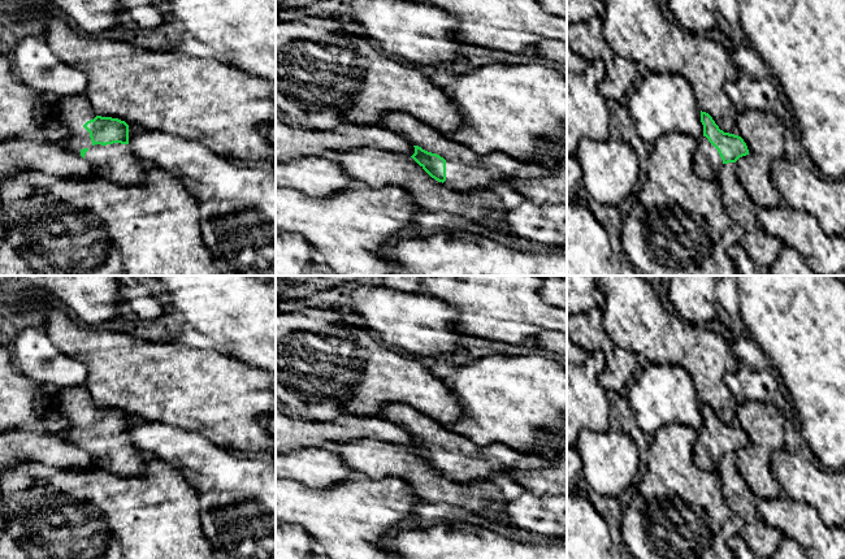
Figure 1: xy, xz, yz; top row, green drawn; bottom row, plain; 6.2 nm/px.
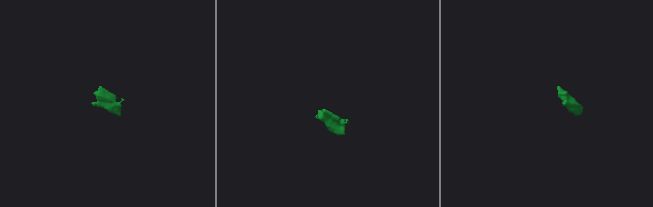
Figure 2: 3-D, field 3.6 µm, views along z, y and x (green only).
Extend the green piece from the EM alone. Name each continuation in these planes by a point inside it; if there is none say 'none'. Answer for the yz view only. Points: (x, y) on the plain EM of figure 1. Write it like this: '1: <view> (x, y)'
1: yz (707, 453)

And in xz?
1: xz (466, 462)

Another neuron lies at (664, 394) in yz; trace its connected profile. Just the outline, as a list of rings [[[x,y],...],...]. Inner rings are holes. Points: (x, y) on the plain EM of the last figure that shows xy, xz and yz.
[[[647,364],[641,368],[628,386],[629,408],[638,428],[649,437],[660,428],[672,424],[685,424],[699,432],[703,428],[701,400],[690,374],[672,364]]]

